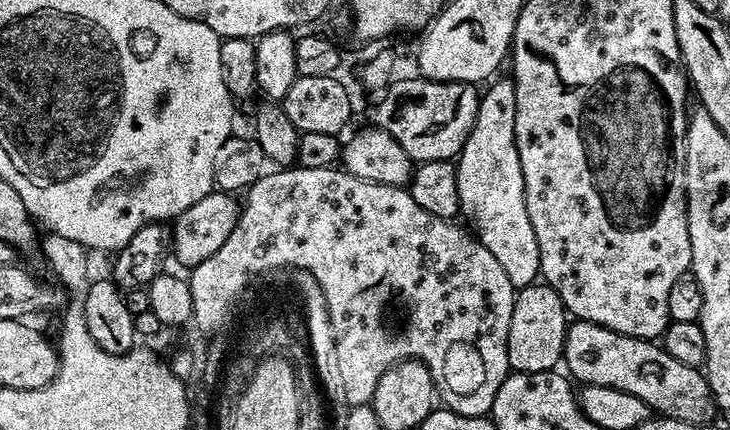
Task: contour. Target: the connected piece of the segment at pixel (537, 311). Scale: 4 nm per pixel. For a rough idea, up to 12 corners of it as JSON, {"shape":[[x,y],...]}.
{"shape":[[550,285],[519,289],[509,369],[553,371],[570,317]]}

